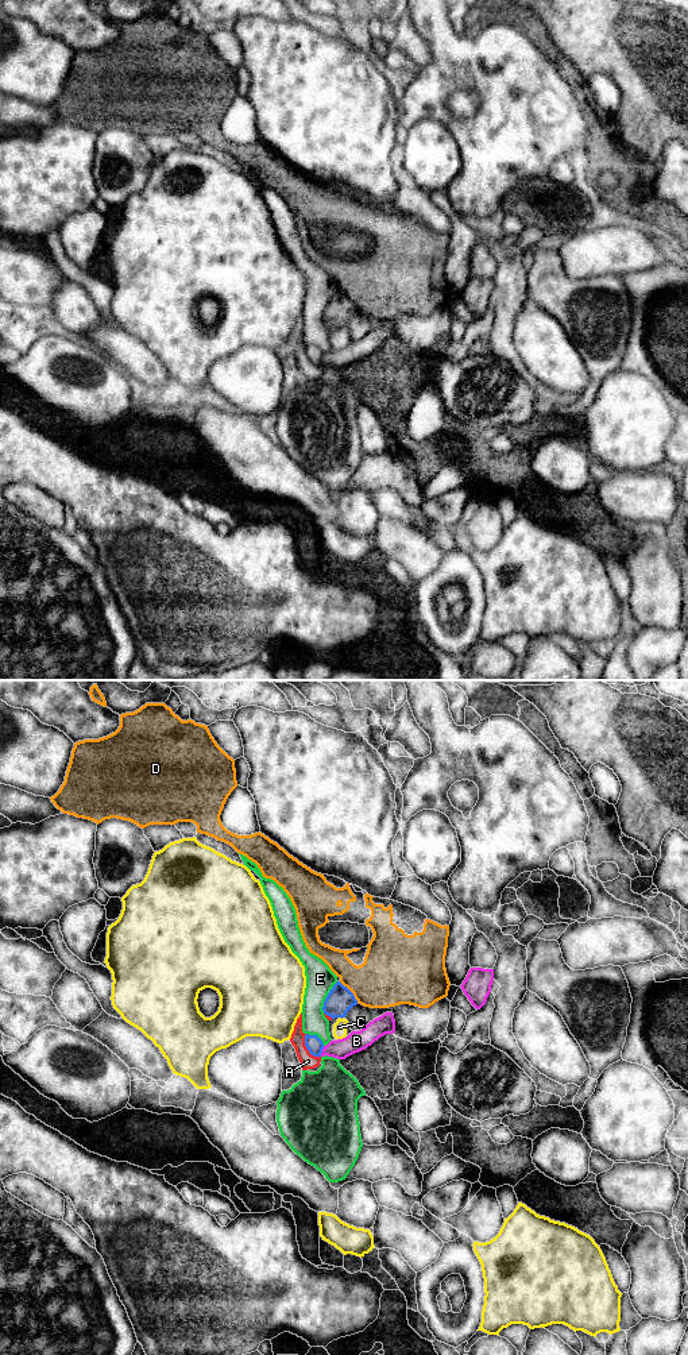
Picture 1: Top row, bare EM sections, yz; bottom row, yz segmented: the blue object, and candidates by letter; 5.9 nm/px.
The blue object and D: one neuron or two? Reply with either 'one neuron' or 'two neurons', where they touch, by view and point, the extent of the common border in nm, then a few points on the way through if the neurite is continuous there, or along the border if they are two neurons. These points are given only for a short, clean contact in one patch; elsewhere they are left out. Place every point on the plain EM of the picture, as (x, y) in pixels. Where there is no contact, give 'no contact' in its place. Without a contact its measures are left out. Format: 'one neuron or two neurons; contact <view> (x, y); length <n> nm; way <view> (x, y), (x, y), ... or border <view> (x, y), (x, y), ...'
two neurons; contact yz (350, 300); length 170 nm

